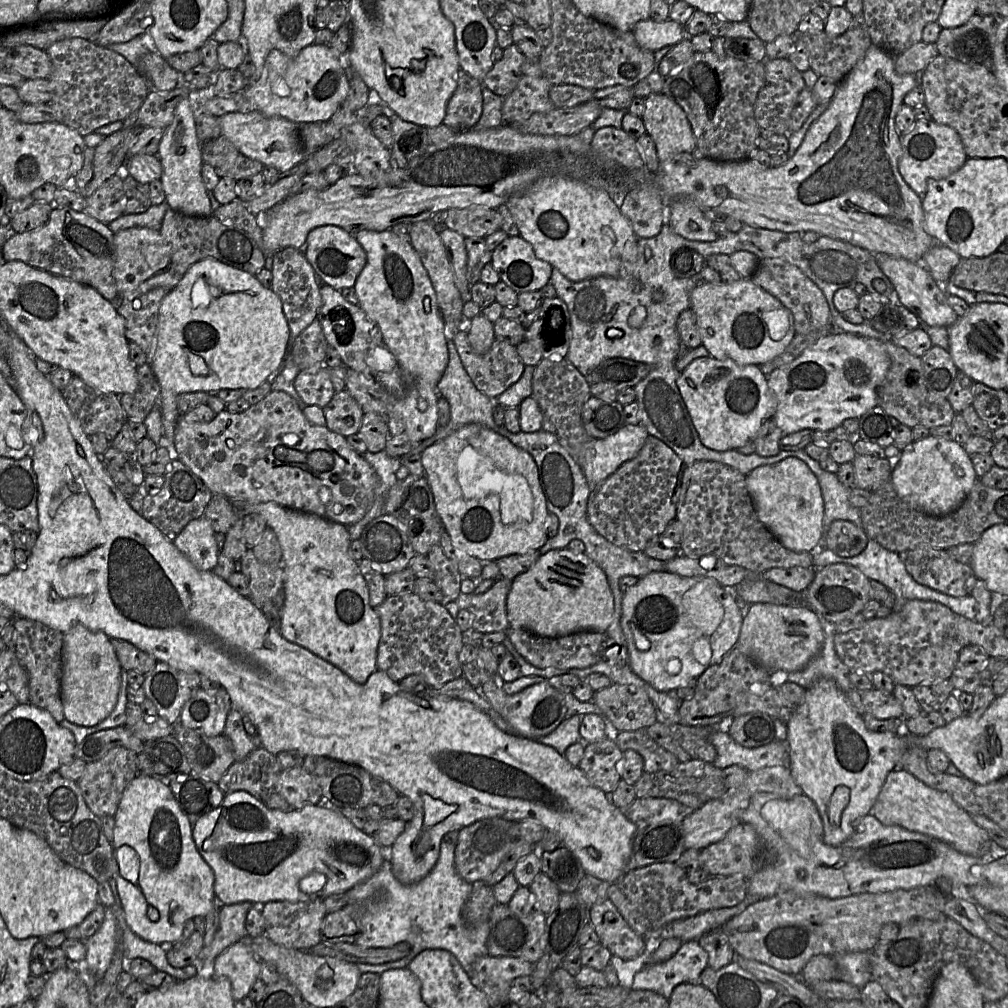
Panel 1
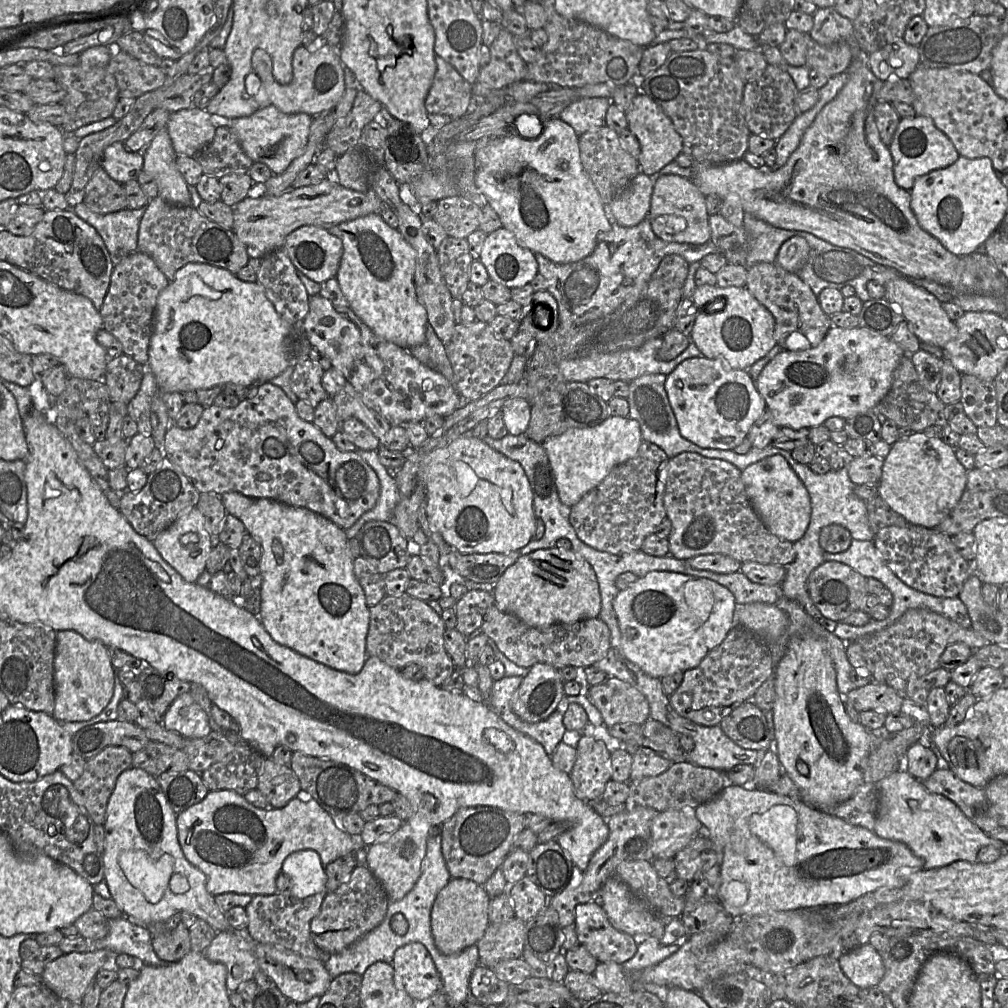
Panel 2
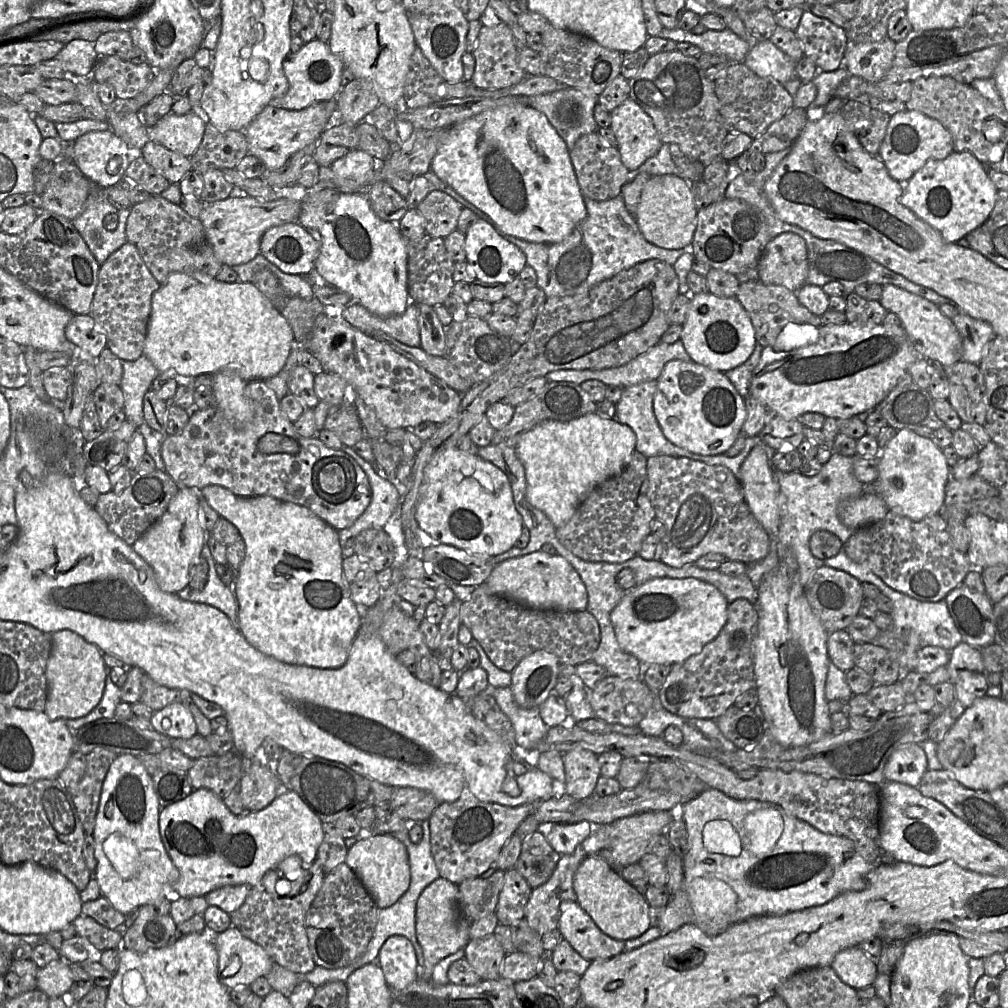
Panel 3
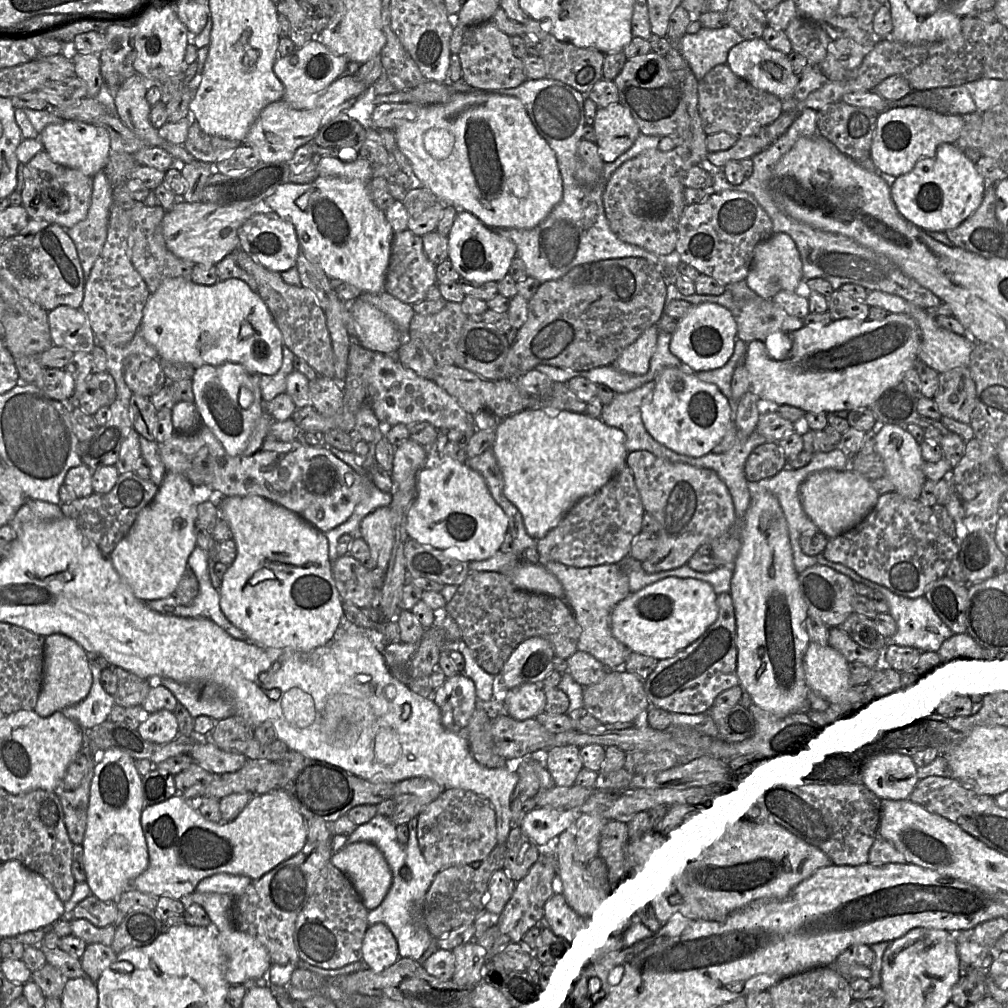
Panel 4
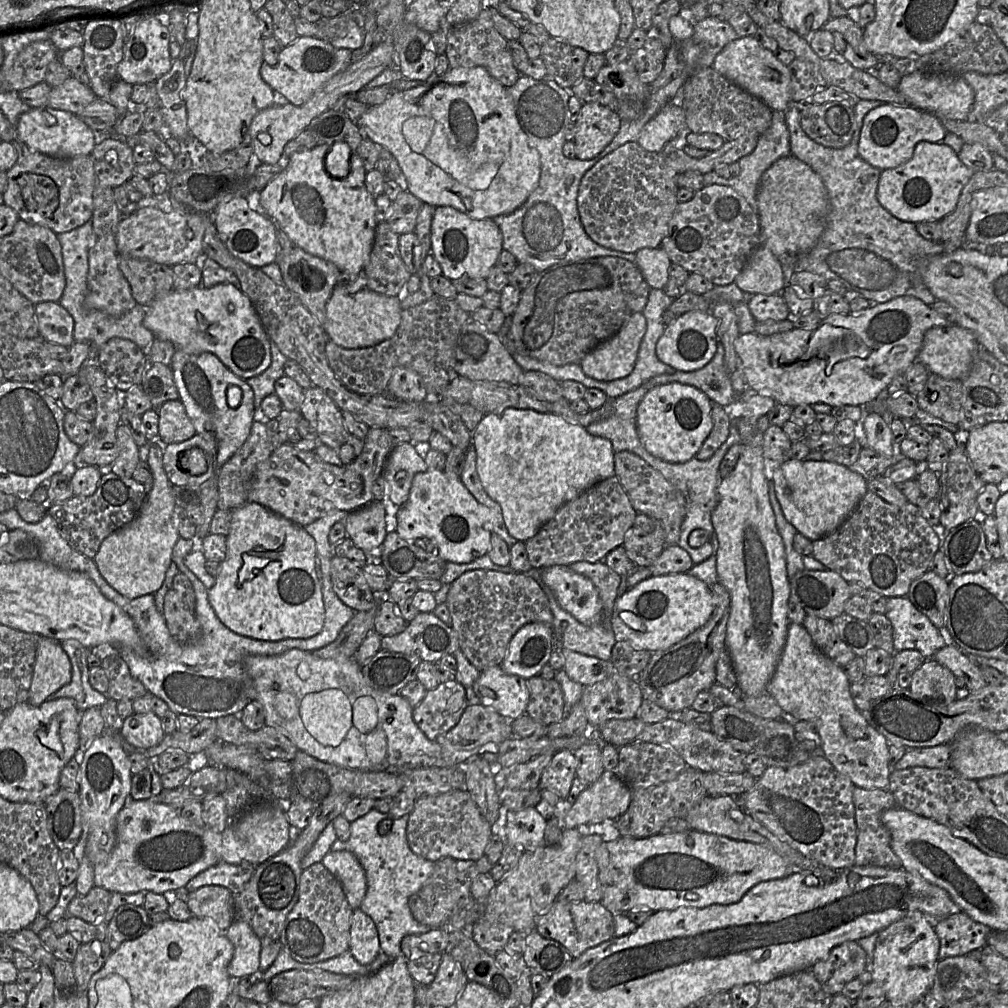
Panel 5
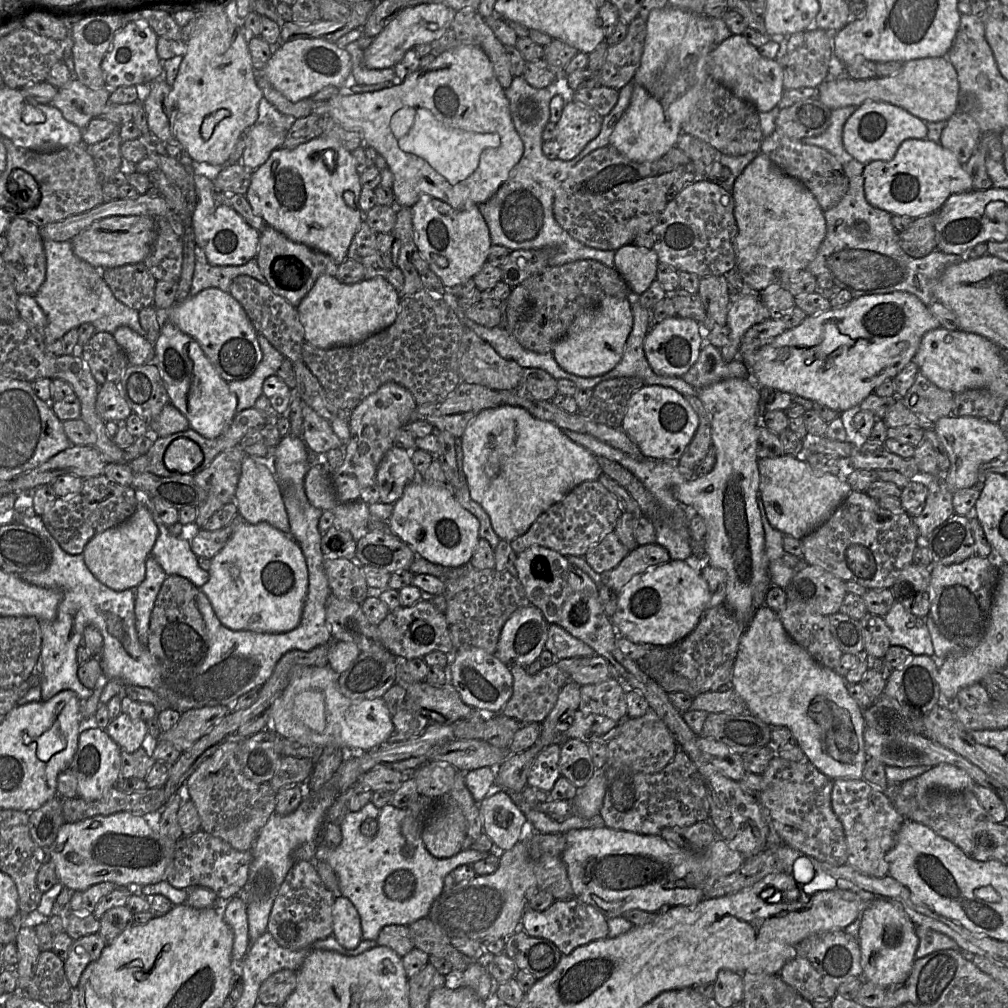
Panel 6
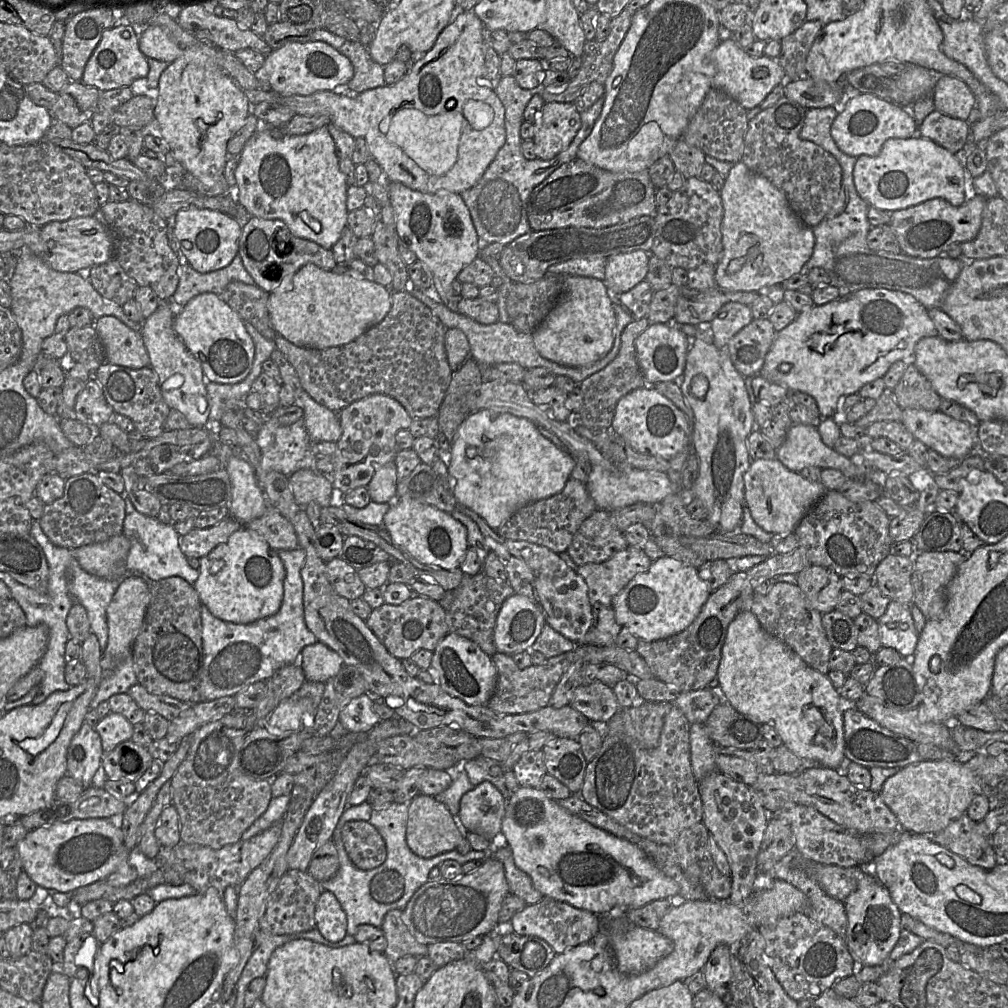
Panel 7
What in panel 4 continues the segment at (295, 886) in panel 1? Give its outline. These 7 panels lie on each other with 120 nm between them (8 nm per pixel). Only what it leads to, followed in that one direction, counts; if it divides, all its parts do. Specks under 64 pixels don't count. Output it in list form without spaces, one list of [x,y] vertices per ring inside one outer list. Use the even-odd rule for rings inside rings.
[[[276,789],[265,794],[258,794],[253,796],[243,811],[233,821],[224,825],[219,825],[205,819],[197,810],[191,806],[190,801],[187,801],[187,799],[185,799],[183,796],[177,794],[160,804],[146,806],[142,811],[141,826],[147,842],[149,865],[141,875],[133,880],[131,883],[131,888],[159,897],[166,896],[179,900],[183,896],[193,894],[201,880],[215,874],[243,875],[249,877],[252,880],[260,879],[263,875],[275,868],[281,862],[293,857],[302,850],[305,843],[307,842],[307,829],[305,823],[306,819],[298,811],[291,797],[282,789]]]

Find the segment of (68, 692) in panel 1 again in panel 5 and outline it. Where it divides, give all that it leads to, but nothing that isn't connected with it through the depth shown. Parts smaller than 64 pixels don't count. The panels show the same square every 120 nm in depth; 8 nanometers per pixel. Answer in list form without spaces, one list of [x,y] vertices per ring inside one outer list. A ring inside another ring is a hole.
[[[41,637],[27,702],[40,706],[70,681],[71,662],[68,655],[57,640]]]

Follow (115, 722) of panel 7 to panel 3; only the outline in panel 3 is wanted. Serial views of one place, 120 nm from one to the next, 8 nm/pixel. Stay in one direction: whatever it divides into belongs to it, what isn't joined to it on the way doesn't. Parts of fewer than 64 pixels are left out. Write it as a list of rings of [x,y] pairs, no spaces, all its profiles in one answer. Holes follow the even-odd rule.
[[[173,703],[154,711],[151,717],[151,727],[171,739],[188,739],[197,734],[192,714],[180,703]]]

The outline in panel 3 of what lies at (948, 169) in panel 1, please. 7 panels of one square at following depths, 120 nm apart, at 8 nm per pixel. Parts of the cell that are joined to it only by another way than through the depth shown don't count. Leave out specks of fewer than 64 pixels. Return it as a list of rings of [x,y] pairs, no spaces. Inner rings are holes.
[[[905,110],[891,116],[878,157],[894,180],[906,183],[928,160],[945,159],[953,151],[952,135],[940,122],[921,112]]]

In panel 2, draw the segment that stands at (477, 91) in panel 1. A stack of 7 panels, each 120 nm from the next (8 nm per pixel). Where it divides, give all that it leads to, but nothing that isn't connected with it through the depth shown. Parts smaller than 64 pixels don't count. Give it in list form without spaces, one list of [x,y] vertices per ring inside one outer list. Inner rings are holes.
[[[436,55],[436,73],[425,99],[425,108],[433,127],[442,127],[463,117],[473,98],[472,84]]]

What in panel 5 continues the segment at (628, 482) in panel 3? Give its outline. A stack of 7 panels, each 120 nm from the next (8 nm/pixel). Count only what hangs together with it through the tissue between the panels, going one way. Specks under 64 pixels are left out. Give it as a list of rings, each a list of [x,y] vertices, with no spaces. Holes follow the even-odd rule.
[[[616,475],[608,477],[562,505],[536,535],[524,542],[529,562],[534,569],[569,566],[579,561],[600,562],[611,550],[623,545],[625,534],[634,526],[637,514]]]

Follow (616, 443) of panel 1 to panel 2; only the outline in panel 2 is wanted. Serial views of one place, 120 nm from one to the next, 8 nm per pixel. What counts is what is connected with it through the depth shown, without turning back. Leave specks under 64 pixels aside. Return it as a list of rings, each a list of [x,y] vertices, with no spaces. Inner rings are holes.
[[[610,416],[588,428],[570,428],[541,443],[547,453],[561,502],[576,505],[584,495],[597,487],[618,465],[634,458],[642,443],[638,421],[629,417]]]

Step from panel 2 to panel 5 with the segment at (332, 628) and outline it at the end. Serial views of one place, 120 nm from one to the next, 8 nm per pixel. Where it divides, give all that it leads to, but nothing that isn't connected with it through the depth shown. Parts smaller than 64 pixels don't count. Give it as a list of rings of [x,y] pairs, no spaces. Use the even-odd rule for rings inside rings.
[[[247,501],[232,510],[232,520],[230,531],[226,536],[226,545],[226,557],[220,563],[220,570],[215,577],[215,584],[208,589],[208,600],[216,616],[229,630],[242,636],[263,641],[279,641],[290,638],[305,639],[313,637],[321,631],[324,623],[324,605],[321,582],[317,574],[316,543],[303,526],[284,518],[259,503]]]

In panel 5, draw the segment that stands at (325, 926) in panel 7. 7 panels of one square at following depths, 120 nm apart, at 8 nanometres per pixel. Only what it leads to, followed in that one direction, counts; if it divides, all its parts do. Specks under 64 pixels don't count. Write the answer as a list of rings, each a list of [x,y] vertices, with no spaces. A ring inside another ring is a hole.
[[[360,908],[353,909],[349,951],[362,965],[371,964],[380,953],[380,941],[374,921]]]

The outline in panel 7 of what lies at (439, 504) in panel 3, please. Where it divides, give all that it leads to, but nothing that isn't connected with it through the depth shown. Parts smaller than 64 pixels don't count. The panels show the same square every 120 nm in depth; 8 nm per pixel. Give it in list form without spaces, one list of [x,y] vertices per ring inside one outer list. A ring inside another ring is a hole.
[[[410,497],[397,498],[383,518],[392,541],[423,564],[451,570],[460,565],[468,551],[467,529],[450,513]]]

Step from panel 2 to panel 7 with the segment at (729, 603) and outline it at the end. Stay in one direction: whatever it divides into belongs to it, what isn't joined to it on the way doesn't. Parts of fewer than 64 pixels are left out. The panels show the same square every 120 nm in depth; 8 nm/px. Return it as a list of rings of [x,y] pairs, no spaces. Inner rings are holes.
[[[663,556],[652,561],[649,568],[638,573],[612,599],[615,620],[621,627],[628,630],[639,640],[651,642],[671,637],[685,630],[699,615],[704,603],[710,595],[709,585],[699,570],[673,557]]]

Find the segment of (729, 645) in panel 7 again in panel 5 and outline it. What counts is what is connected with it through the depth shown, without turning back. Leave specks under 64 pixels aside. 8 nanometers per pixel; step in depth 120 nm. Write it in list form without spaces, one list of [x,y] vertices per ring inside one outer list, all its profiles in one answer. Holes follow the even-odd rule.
[[[790,622],[779,663],[767,686],[767,694],[793,719],[815,725],[820,752],[838,772],[848,776],[854,786],[867,790],[888,789],[892,772],[890,745],[856,707],[850,684],[843,668],[815,646],[805,628]]]

